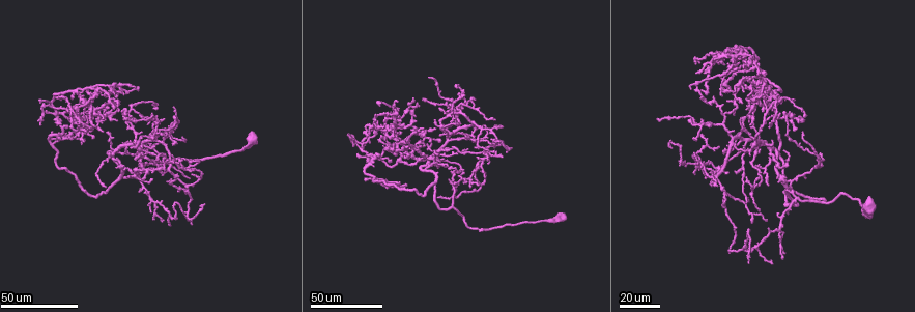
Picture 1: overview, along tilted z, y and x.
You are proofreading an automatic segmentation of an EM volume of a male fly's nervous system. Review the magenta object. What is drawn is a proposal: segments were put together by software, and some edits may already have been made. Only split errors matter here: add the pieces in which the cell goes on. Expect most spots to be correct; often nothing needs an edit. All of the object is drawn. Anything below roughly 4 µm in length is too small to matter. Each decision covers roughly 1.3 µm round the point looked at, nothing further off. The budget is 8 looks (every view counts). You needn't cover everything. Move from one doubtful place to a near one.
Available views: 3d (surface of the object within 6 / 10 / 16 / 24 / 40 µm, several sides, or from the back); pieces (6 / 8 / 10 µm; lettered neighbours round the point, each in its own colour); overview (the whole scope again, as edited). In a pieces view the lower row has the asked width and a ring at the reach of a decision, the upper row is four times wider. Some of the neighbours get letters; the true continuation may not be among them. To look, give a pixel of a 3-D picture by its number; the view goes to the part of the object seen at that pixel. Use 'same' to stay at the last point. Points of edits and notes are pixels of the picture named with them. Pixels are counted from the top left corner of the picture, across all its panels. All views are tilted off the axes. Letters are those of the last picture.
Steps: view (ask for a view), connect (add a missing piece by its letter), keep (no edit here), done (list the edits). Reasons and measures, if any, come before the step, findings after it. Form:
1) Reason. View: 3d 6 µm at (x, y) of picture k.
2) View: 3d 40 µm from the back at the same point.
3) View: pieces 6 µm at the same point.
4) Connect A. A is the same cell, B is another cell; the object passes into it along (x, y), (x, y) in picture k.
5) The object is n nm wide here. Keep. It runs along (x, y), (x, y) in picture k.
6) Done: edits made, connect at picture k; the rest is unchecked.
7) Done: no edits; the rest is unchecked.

Free end. View: 3d 40 µm at (162, 201) of picture 1.

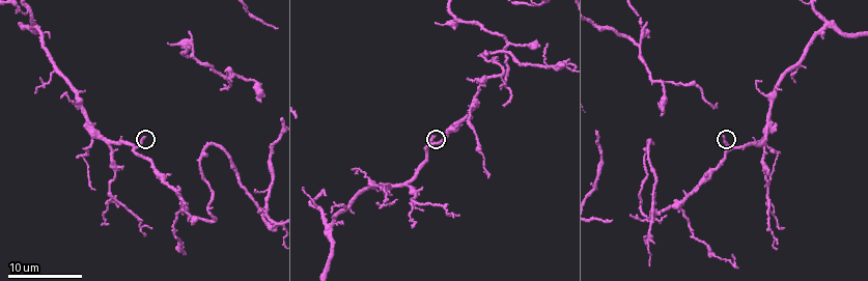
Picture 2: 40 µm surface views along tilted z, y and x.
View: pieces 8 µm at (143, 136) of picture 2.

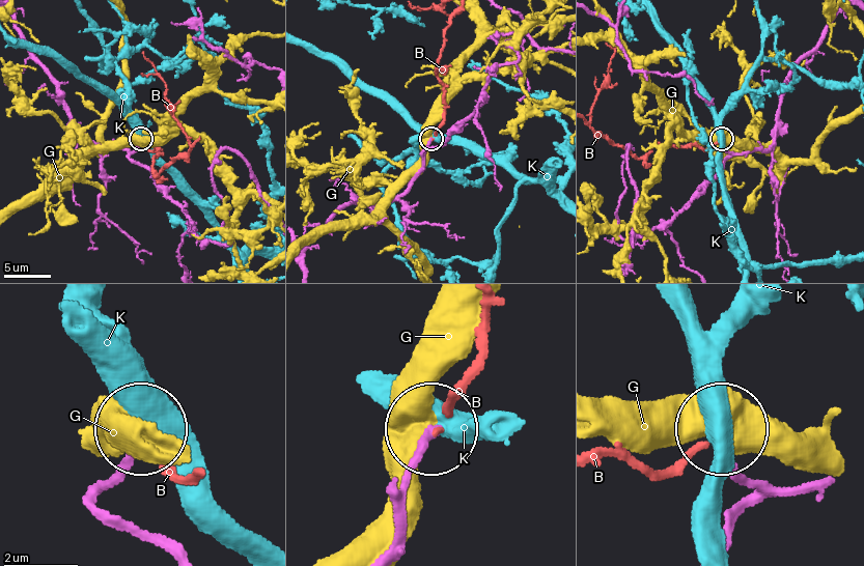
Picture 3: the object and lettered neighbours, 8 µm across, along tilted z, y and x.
Keep. B, G and K are other cells; none of them fits.

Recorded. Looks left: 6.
Free end. View: 3d 24 µm at (795, 99) of picture 1.

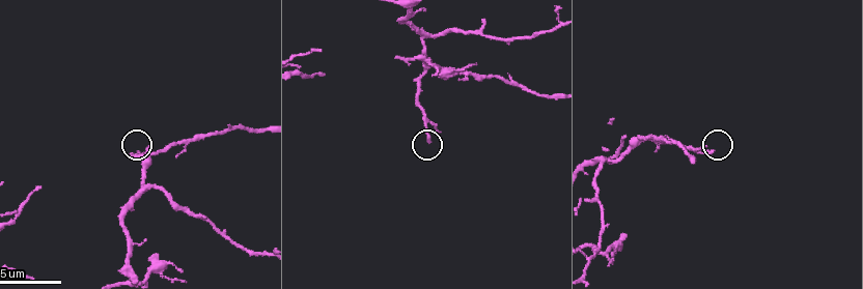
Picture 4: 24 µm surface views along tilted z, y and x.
See the neighbours. View: pieces 6 µm at (428, 140) of picture 4.

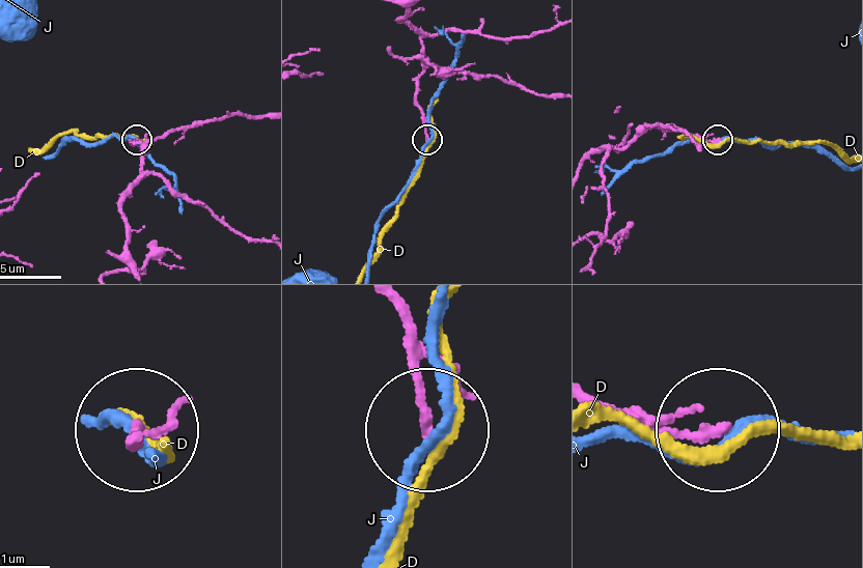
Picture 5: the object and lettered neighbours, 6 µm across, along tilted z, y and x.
Keep. D and J are other cells; it runs along (392, 302), (428, 425) in picture 5; none of them fits.

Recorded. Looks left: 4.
Tapers out. View: 3d 40 µm at (749, 65) of picture 1.

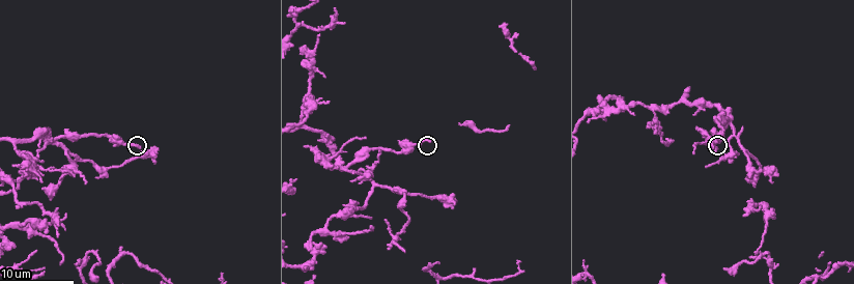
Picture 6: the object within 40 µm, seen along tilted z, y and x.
View: 3d 6 µm at (138, 147) of picture 6.

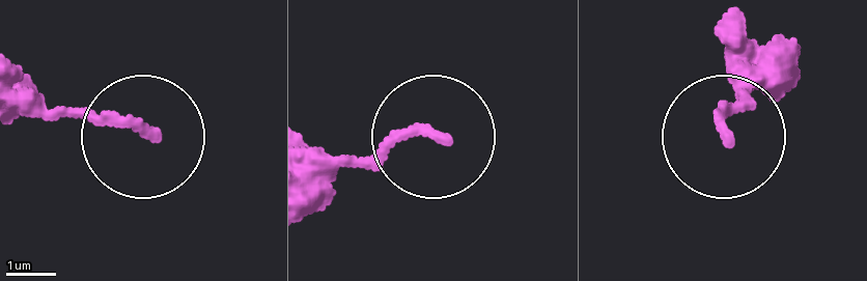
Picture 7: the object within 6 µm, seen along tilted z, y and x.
See the neighbours. View: pieces 10 µm at (154, 132) of picture 7.

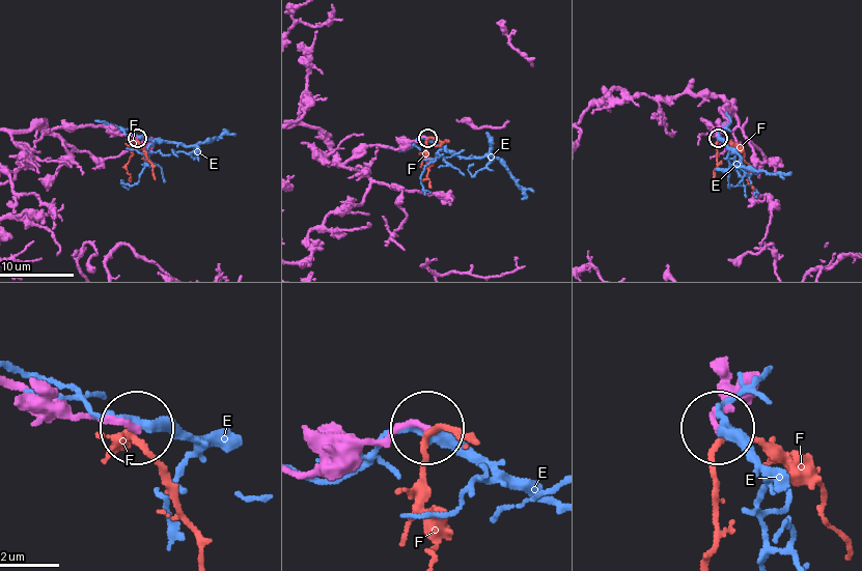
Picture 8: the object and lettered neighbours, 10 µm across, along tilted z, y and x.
The object is 200 nm wide here. Keep. E and F are other cells; it runs along (303, 476), (421, 423) in picture 8; no lettered piece goes on from it.

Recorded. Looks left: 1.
Done: no edits; the rest is unchecked.

